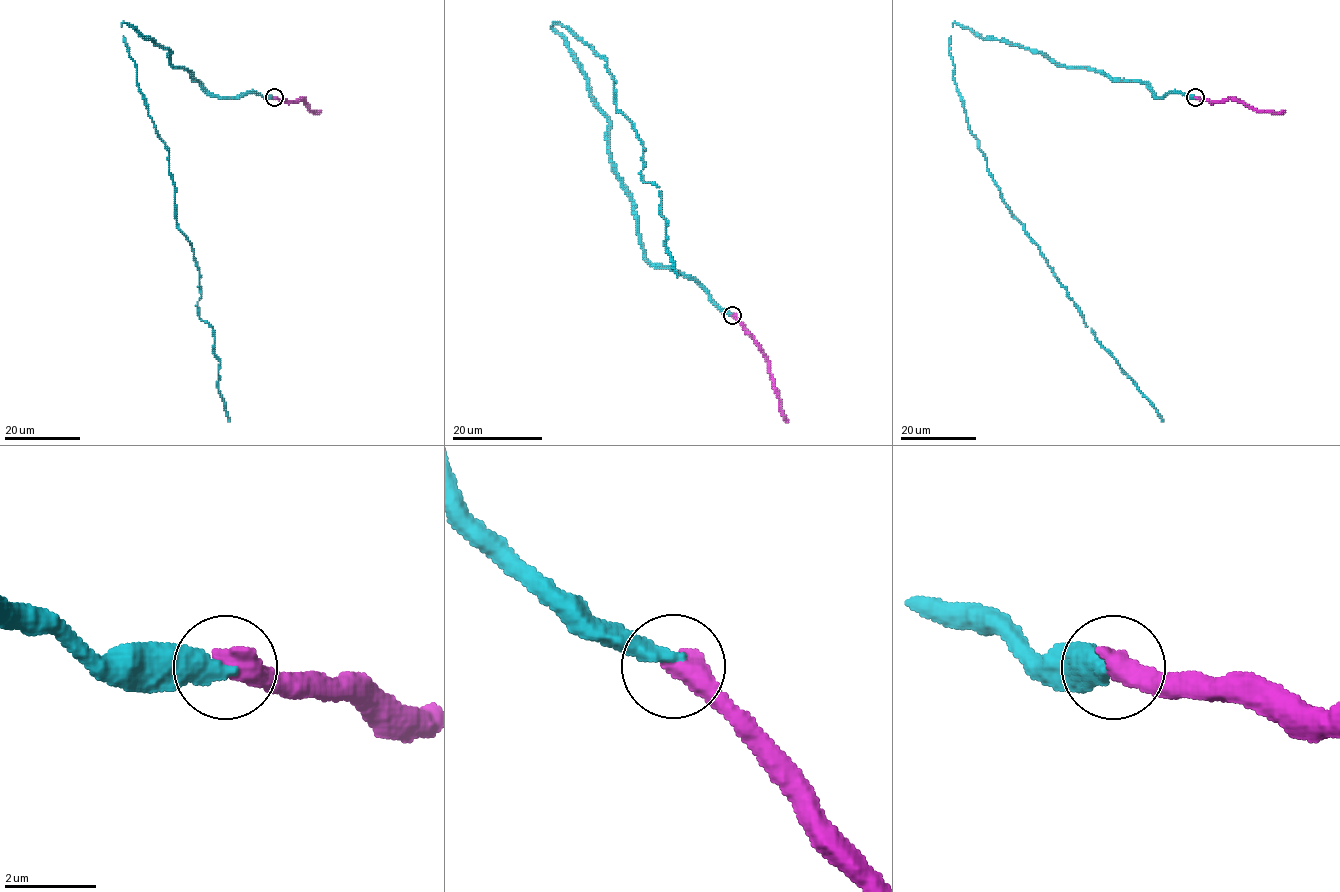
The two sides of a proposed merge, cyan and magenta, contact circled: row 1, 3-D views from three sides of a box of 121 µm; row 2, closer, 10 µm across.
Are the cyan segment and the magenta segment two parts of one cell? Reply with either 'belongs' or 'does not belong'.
belongs

